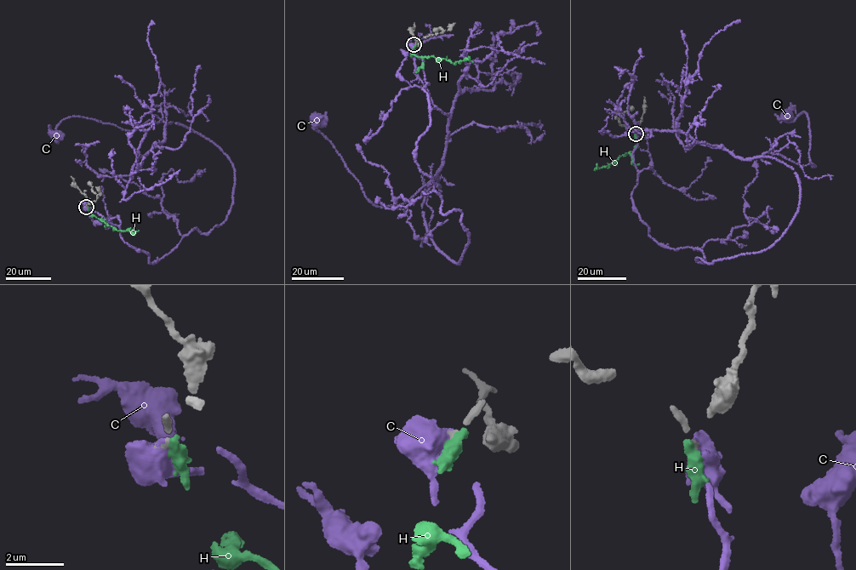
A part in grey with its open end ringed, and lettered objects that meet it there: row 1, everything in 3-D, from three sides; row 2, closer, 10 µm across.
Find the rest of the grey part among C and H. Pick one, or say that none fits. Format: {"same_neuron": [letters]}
{"same_neuron": ["C"]}

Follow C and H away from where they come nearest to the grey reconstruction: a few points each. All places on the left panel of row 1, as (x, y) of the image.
C: (86, 207), (151, 263), (225, 219), (235, 177), (181, 124), (128, 131), (77, 116), (56, 135)
H: (87, 207), (91, 214), (116, 230), (128, 230), (134, 233), (131, 229)

